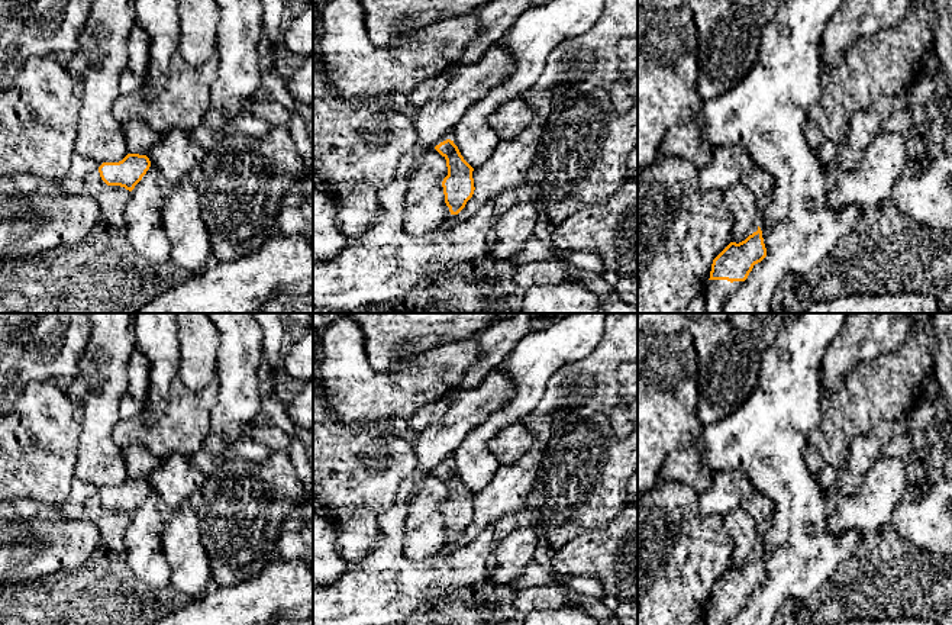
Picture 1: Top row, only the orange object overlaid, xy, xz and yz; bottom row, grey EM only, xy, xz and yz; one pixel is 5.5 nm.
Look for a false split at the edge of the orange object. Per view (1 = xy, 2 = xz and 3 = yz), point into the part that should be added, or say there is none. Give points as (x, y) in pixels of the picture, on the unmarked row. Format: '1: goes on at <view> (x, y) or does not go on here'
1: does not go on here
2: does not go on here
3: goes on at yz (716, 614)

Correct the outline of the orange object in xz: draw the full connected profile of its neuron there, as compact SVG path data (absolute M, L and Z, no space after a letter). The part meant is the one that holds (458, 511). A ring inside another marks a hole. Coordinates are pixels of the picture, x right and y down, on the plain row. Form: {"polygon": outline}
{"polygon": "M451 464L440 467L435 474L446 484L448 492L448 500L442 506L445 528L451 539L458 539L474 519L474 493Z"}

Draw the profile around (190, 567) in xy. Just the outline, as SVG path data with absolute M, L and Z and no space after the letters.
M188 500L183 502L162 529L162 552L171 568L171 584L190 597L201 596L213 583L200 523Z

